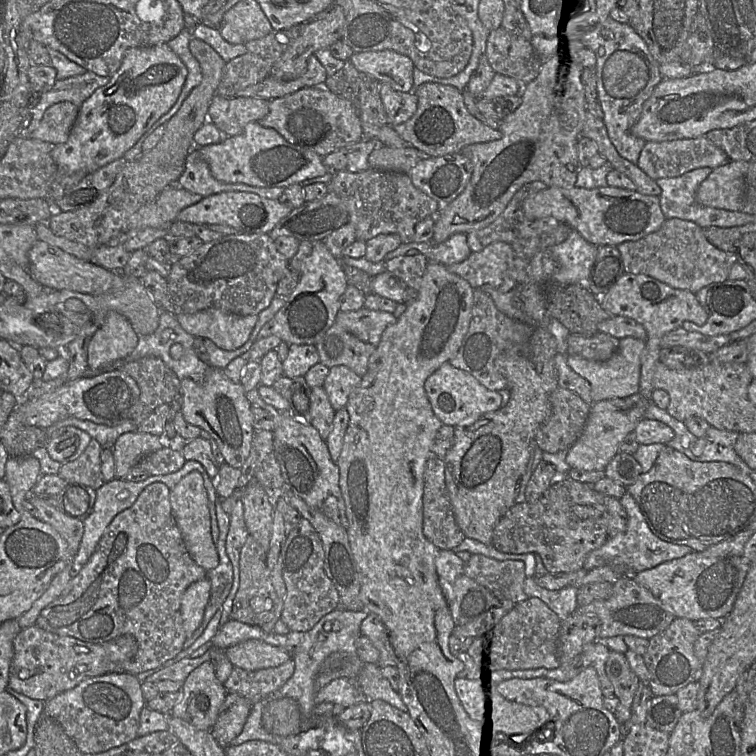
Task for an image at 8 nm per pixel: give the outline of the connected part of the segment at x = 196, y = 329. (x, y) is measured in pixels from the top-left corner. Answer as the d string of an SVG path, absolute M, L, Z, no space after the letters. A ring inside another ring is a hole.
M218 308L175 316L188 334L209 339L218 348L227 351L243 346L258 320L258 315L241 316Z

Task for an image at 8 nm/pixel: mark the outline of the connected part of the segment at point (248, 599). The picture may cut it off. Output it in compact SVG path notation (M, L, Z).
M248 536L240 552L239 588L233 601L230 614L232 620L237 620L249 625L258 625L268 622L273 618L273 601L276 593L271 582L270 572L266 565L267 552L252 537Z

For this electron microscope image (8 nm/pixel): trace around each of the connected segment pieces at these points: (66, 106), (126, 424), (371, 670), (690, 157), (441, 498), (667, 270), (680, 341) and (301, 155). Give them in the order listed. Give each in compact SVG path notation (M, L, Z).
M67 101L49 106L30 138L53 145L66 142L78 112L79 107Z
M68 417L63 419L50 427L45 428L45 432L48 437L52 432L65 426L76 426L77 428L87 432L91 438L96 439L102 448L112 449L117 438L126 433L137 431L137 426L132 419L127 419L116 426L106 426L102 424L96 424L89 420L81 420L75 417Z
M366 663L359 673L359 683L368 698L367 701L383 700L401 711L407 711L400 694L383 677L378 664Z
M705 136L672 141L654 142L648 141L643 147L638 167L653 180L660 178L679 177L689 171L708 167L715 169L731 161L726 153L715 146Z
M430 457L424 471L423 534L439 550L453 550L465 538L456 523L445 484L443 459Z
M666 219L661 228L637 241L627 241L617 247L623 260L625 274L645 274L673 288L693 294L702 288L729 280L728 274L736 263L733 254L711 244L703 228L691 221Z
M682 327L665 334L660 339L661 348L684 347L711 354L729 344L729 335L706 336L698 332L689 332Z
M258 122L248 123L239 135L224 136L219 143L198 149L212 176L224 183L286 188L322 176L329 171L323 164L322 156L288 143L276 130L263 127Z

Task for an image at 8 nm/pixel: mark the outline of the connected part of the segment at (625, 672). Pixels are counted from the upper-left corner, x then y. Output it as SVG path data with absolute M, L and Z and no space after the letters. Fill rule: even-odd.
M610 651L605 671L614 687L619 705L614 715L620 724L628 722L632 713L634 696L639 688L640 679L632 671L625 654Z

